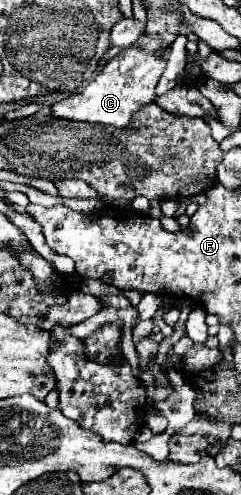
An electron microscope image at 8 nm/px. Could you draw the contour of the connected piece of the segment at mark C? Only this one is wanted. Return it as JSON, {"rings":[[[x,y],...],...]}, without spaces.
{"rings":[[[138,46],[124,48],[80,92],[76,92],[70,98],[64,98],[60,102],[54,102],[50,108],[50,114],[58,120],[74,120],[74,122],[108,124],[108,126],[116,126],[116,128],[126,128],[136,110],[154,102],[156,84],[166,68],[168,52],[170,52],[170,48],[166,48],[162,52],[162,56],[152,56],[152,54],[144,54],[144,50],[140,50]]]}

